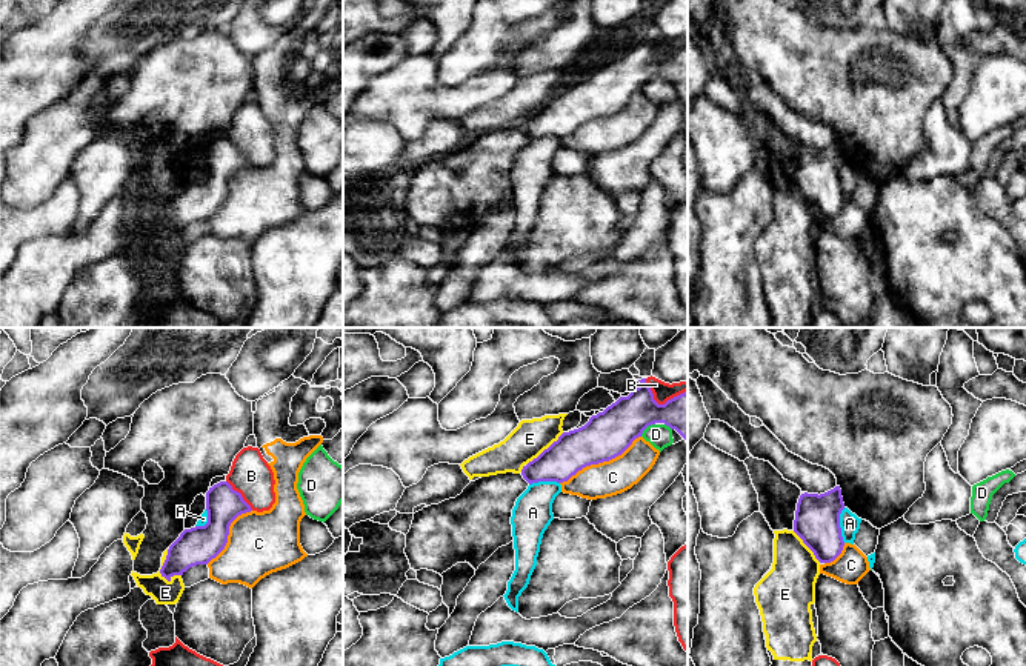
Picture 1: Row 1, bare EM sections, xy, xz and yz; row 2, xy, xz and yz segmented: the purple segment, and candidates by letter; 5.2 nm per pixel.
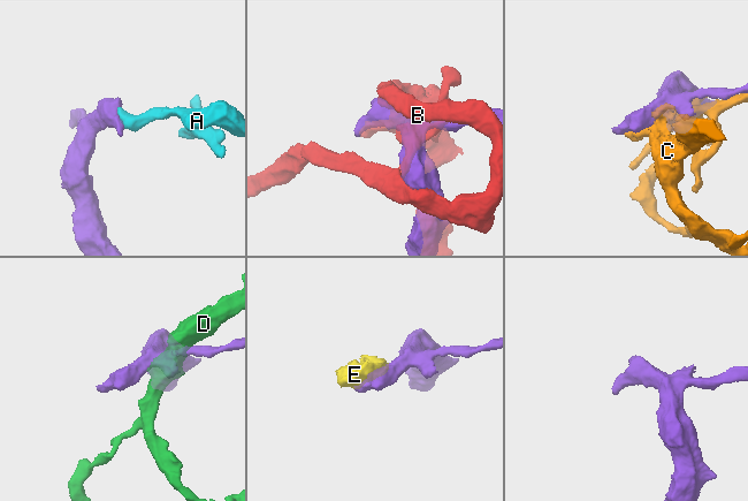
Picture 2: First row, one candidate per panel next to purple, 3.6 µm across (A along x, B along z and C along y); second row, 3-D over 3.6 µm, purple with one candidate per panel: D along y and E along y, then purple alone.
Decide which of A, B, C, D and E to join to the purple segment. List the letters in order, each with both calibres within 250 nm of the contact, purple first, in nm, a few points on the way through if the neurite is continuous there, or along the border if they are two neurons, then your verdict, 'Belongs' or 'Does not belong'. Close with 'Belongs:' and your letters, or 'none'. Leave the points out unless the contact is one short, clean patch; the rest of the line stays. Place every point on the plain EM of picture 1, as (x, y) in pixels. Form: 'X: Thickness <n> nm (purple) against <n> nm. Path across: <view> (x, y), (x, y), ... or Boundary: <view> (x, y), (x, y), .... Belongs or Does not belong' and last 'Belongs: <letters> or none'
A: Thickness 240 nm (purple) against 110 nm. Boundary: yz (845, 163), (840, 169), (840, 191), (843, 197). Does not belong
B: Thickness 220 nm (purple) against 100 nm. Does not belong
C: Thickness 240 nm (purple) against 180 nm. Does not belong
D: Thickness 240 nm (purple) against 130 nm. Does not belong
E: Thickness 200 nm (purple) against 130 nm. Does not belong
Belongs: none

